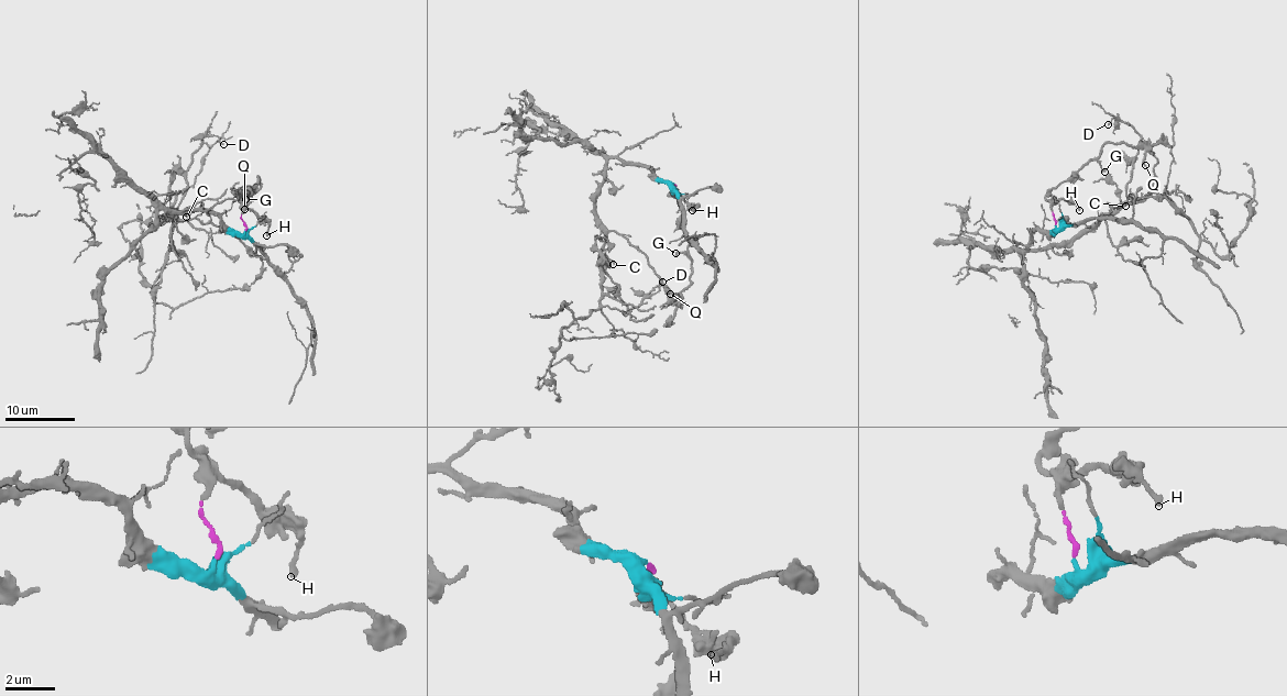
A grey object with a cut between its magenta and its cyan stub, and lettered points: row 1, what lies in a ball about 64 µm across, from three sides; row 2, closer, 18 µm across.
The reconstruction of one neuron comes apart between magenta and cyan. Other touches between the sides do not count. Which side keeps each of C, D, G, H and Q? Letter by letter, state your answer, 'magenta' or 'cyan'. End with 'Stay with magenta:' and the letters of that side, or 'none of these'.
C: cyan
D: cyan
G: magenta
H: magenta
Q: magenta
Stay with magenta: G, H, Q

